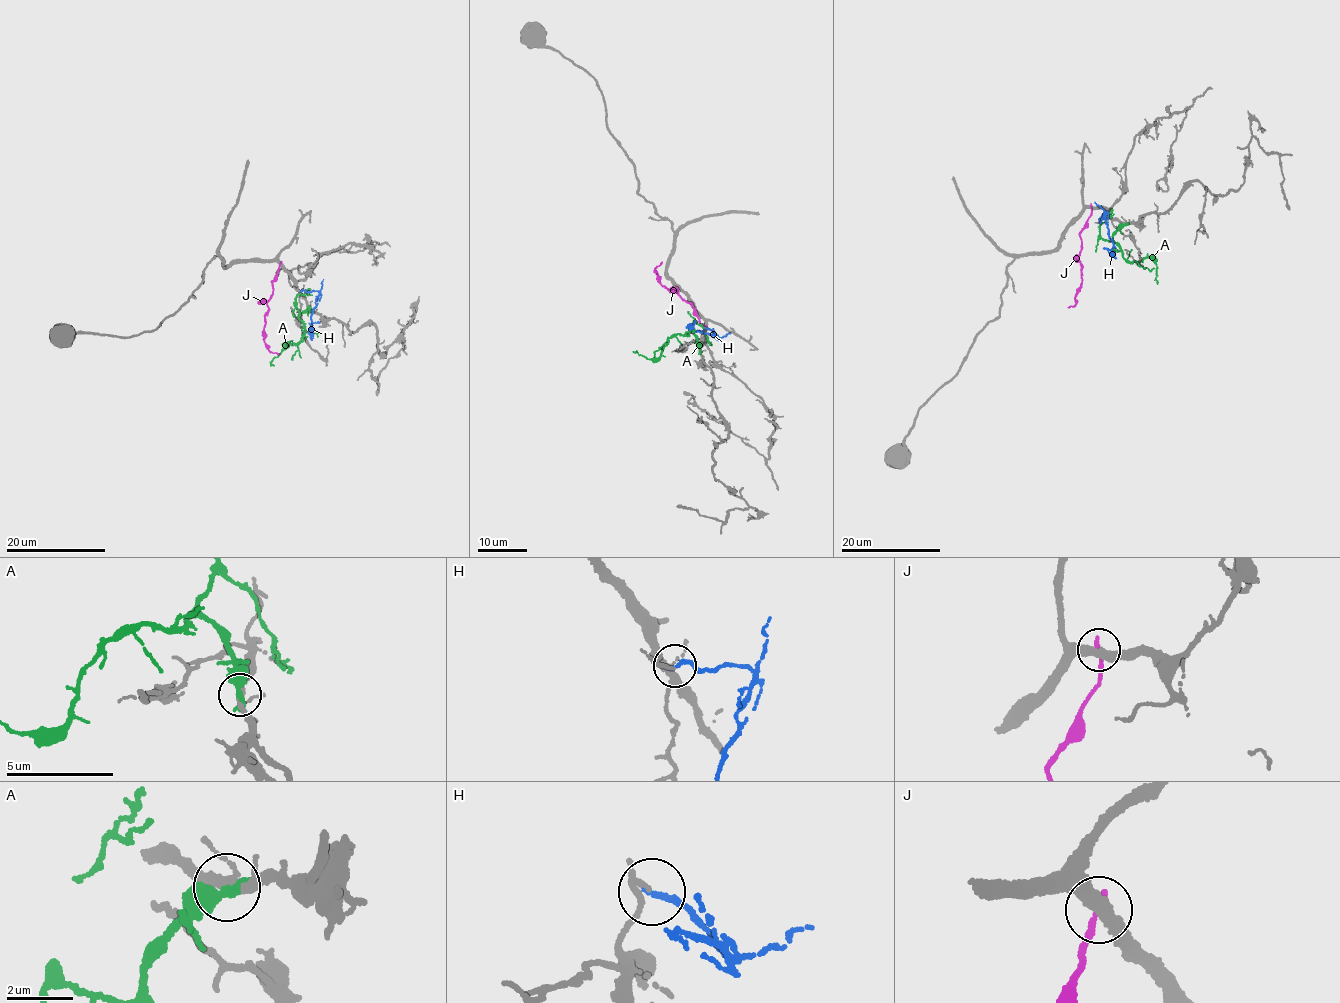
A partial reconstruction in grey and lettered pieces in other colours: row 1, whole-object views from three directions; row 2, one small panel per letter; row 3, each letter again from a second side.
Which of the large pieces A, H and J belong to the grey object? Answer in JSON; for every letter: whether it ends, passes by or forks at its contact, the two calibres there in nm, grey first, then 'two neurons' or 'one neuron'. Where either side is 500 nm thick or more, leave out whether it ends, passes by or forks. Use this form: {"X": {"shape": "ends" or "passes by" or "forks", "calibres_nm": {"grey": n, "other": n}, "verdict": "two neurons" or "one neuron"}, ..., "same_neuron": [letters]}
{"A": {"shape": "ends", "calibres_nm": {"grey": 240, "other": 480}, "verdict": "two neurons"}, "H": {"shape": "ends", "calibres_nm": {"grey": 110, "other": 180}, "verdict": "one neuron"}, "J": {"shape": "ends", "calibres_nm": {"grey": 400, "other": 220}, "verdict": "two neurons"}, "same_neuron": ["H"]}

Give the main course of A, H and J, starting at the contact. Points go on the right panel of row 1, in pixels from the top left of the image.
A: (1124, 223), (1114, 232), (1114, 242), (1131, 263), (1146, 258), (1152, 259), (1157, 268), (1158, 282)
H: (1099, 221), (1105, 212), (1109, 238), (1113, 244), (1112, 257)
J: (1092, 207), (1087, 225), (1080, 233), (1077, 257), (1082, 283), (1075, 296), (1076, 304), (1067, 307)

